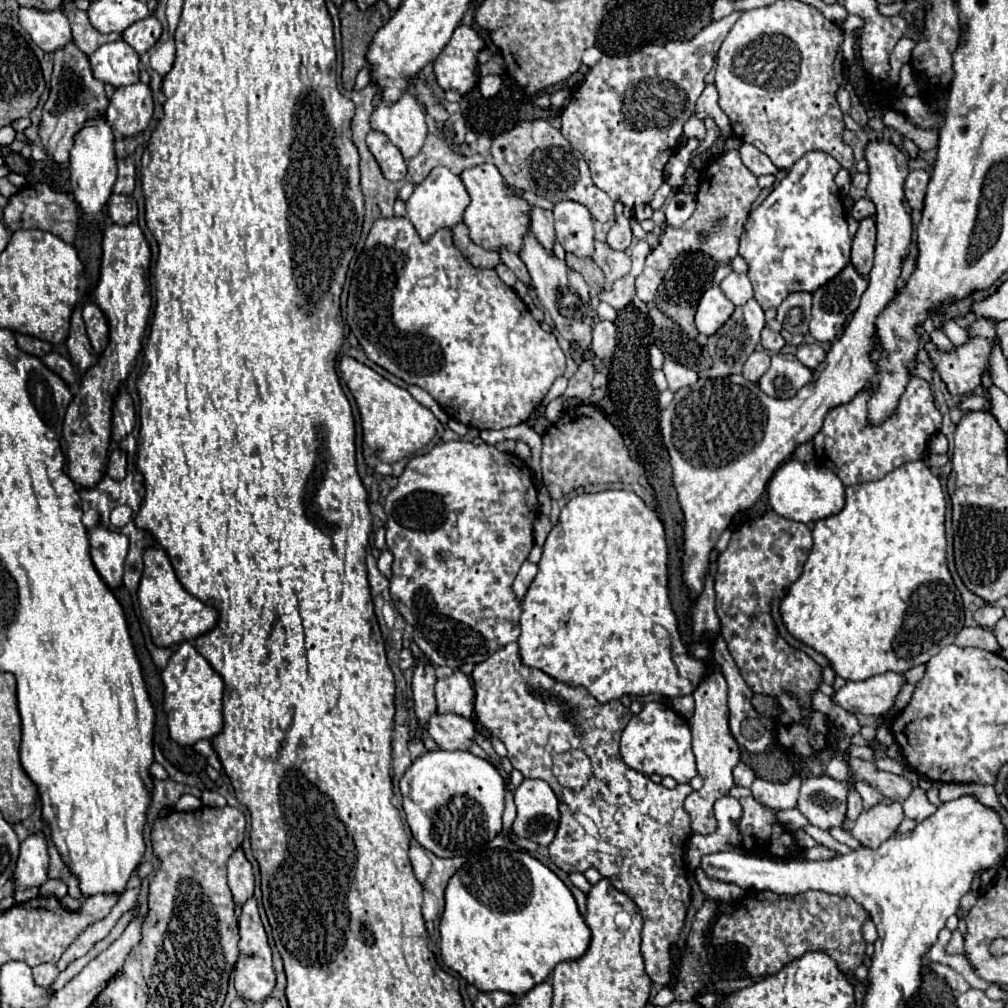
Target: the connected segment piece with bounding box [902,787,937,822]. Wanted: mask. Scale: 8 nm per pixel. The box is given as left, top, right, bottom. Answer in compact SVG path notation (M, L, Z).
M920 787L913 790L909 798L902 805L904 815L907 818L913 818L917 822L923 822L929 818L937 808L927 800L926 791Z

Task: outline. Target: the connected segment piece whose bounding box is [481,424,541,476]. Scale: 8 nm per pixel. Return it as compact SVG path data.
M519 424L519 426L511 426L511 428L503 428L503 430L491 430L489 436L483 430L481 438L489 444L497 444L501 440L515 440L515 442L525 442L531 452L533 452L533 462L529 464L533 476L539 476L539 454L541 454L541 436L529 426L529 424Z

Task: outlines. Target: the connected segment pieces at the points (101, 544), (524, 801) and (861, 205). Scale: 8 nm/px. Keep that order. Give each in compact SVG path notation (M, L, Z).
M101 524L89 532L93 564L109 590L123 582L123 562L127 558L127 538L121 532L109 532Z
M523 780L519 788L515 788L515 804L517 804L517 818L513 822L513 832L521 838L529 838L541 846L549 846L559 828L559 800L551 786L545 780Z
M861 198L855 202L853 210L851 210L851 216L857 218L857 220L863 220L867 216L873 216L875 214L875 204L869 200L869 198Z

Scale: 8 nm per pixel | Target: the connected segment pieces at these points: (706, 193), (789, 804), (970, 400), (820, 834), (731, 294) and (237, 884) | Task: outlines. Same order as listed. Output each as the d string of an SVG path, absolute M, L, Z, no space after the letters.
M729 150L719 160L715 160L701 176L699 192L697 192L697 208L693 212L693 216L677 230L667 226L663 242L647 256L645 270L635 282L637 296L643 302L653 302L655 294L657 294L657 286L663 282L665 272L681 252L701 250L717 262L731 262L737 256L743 224L745 224L751 204L755 202L759 192L761 192L761 188L757 186L757 176L753 176L743 166L737 150Z
M793 774L785 782L771 782L771 780L757 778L751 786L751 792L753 792L753 798L761 804L775 810L787 810L787 808L795 808L797 804L801 780L803 778L799 774Z
M971 394L971 396L965 396L963 400L961 400L961 408L963 410L985 410L985 412L989 412L991 410L991 400L989 400L989 396L975 396L975 394Z
M805 826L803 828L807 834L811 834L819 844L825 844L825 846L831 846L833 850L845 850L845 846L841 846L829 832L825 830L819 830L819 828L813 828L813 826Z
M731 272L731 274L719 284L719 288L723 290L723 294L725 294L735 306L743 306L747 300L753 298L753 288L751 288L751 282L749 282L749 276L747 276L747 274Z
M241 848L235 850L233 856L229 858L227 870L229 870L229 888L233 894L235 906L239 908L253 894L253 870L251 870L251 864L247 862L247 858L243 856Z

